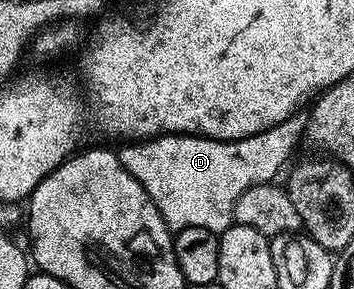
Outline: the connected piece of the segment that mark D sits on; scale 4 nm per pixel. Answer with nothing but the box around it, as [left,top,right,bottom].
[119,112,308,232]

